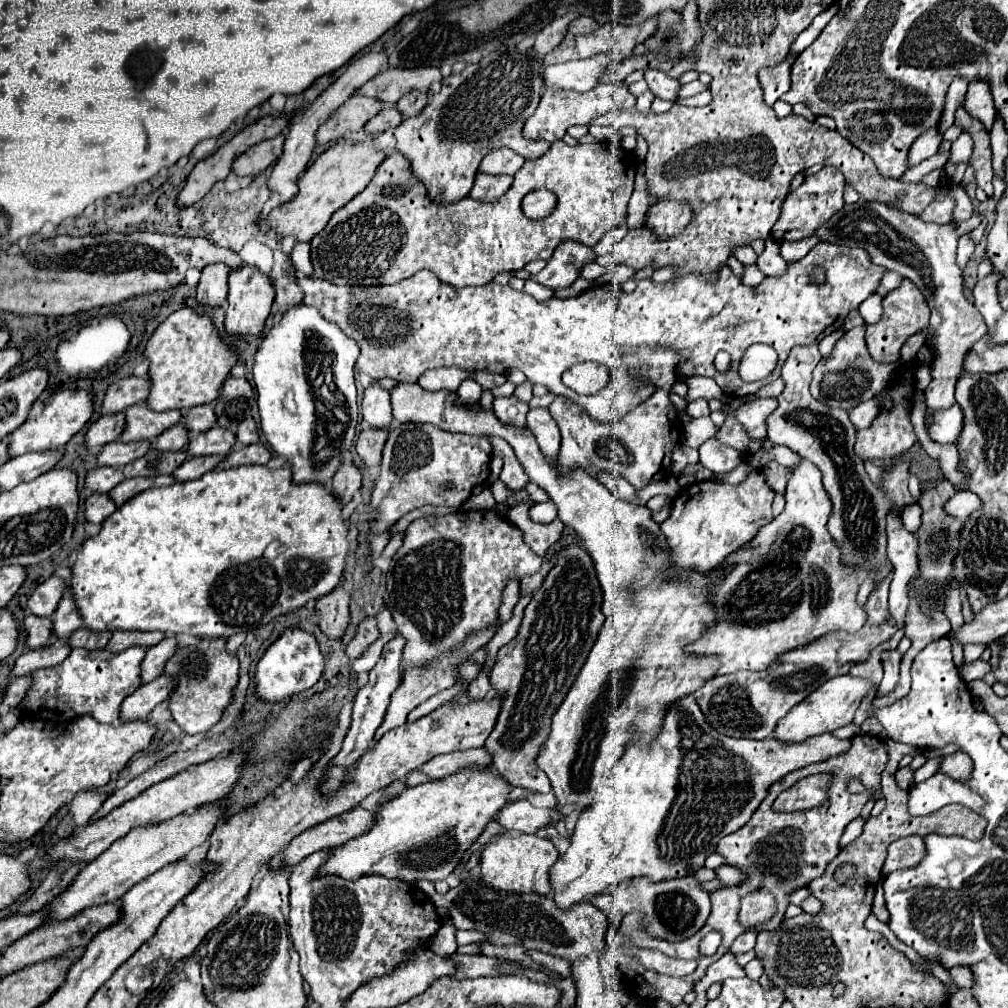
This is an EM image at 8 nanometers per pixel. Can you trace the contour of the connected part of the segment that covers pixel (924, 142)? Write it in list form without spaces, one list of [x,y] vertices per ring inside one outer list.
[[[930,129],[928,133],[922,133],[920,139],[914,141],[914,145],[910,147],[910,153],[908,153],[908,165],[914,167],[918,165],[920,161],[932,157],[936,151],[938,151],[938,145],[942,143],[942,133],[938,133],[938,129]]]

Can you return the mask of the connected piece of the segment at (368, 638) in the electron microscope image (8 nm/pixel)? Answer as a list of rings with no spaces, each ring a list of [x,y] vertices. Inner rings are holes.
[[[366,617],[364,621],[360,621],[360,625],[358,625],[354,637],[352,637],[352,641],[346,645],[346,657],[348,657],[350,661],[354,661],[356,657],[360,657],[362,651],[364,651],[372,641],[378,639],[378,635],[380,635],[380,633],[378,633],[376,619],[374,619],[374,617]]]

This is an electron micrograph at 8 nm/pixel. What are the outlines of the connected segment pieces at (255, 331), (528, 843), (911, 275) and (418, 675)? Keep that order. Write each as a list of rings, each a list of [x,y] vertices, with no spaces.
[[[244,265],[238,271],[232,271],[230,281],[228,281],[228,309],[226,309],[226,319],[224,319],[226,333],[238,335],[238,337],[244,337],[244,335],[260,337],[264,331],[264,321],[270,315],[272,301],[274,301],[272,283],[260,273],[258,267]]]
[[[494,835],[490,843],[482,851],[482,881],[494,889],[504,891],[536,891],[548,895],[552,891],[550,885],[550,865],[558,861],[558,851],[550,839],[542,839],[538,835]]]
[[[860,199],[852,205],[844,205],[838,213],[830,217],[830,221],[822,223],[816,229],[816,237],[820,241],[846,247],[862,247],[872,253],[872,261],[876,261],[876,265],[884,265],[890,271],[898,271],[922,289],[932,311],[930,335],[926,343],[934,351],[934,361],[930,365],[932,383],[924,391],[928,413],[942,411],[956,403],[954,385],[956,377],[962,371],[964,355],[982,335],[988,333],[988,327],[984,325],[984,319],[980,317],[978,309],[962,293],[962,271],[956,265],[958,239],[978,227],[980,221],[982,215],[960,223],[952,221],[946,225],[936,225],[922,221],[914,213],[902,211],[894,203]]]
[[[458,649],[454,653],[446,653],[440,661],[440,667],[436,665],[430,665],[426,667],[426,671],[422,671],[420,665],[414,665],[414,667],[408,667],[402,671],[402,683],[400,683],[400,689],[396,689],[396,693],[392,693],[390,703],[386,711],[386,717],[382,721],[382,725],[378,727],[376,735],[374,735],[374,741],[378,741],[386,731],[390,731],[392,727],[398,727],[402,723],[406,723],[406,715],[416,707],[420,705],[422,701],[426,701],[432,695],[448,689],[454,685],[454,675],[456,675],[456,667],[458,667],[458,659],[462,659],[462,653],[458,653]]]

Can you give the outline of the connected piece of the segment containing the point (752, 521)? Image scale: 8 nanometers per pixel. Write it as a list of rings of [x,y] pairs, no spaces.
[[[750,465],[748,477],[738,483],[692,483],[682,489],[672,501],[668,519],[660,525],[672,549],[674,569],[710,571],[720,565],[730,553],[748,543],[760,527],[774,519],[772,515],[774,491],[766,485],[764,471]]]

